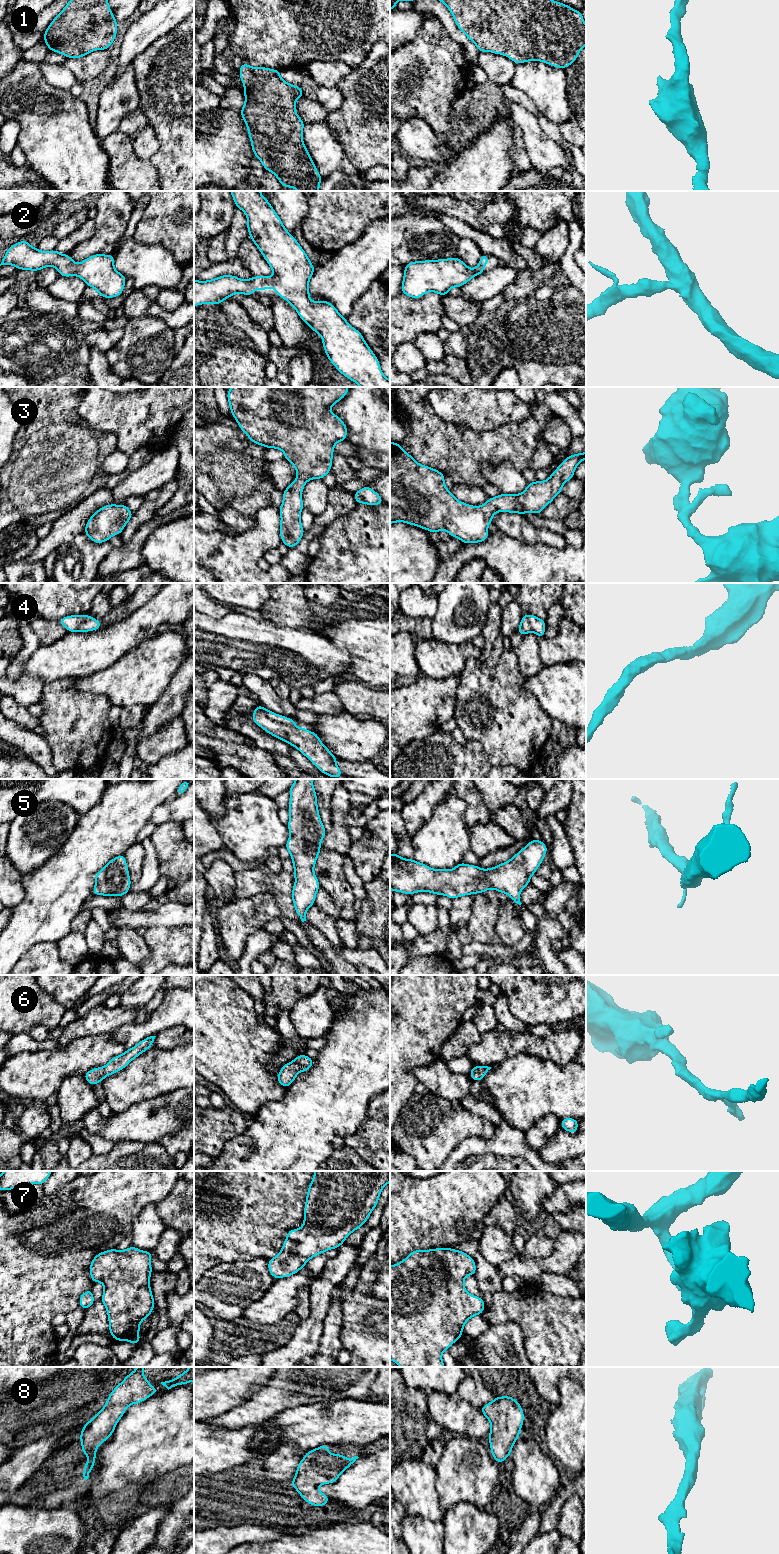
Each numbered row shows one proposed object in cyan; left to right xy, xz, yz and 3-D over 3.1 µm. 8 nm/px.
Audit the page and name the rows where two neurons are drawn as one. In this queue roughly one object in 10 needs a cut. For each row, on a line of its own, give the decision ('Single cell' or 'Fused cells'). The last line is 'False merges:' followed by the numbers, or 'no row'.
1: Single cell
2: Single cell
3: Single cell
4: Single cell
5: Single cell
6: Single cell
7: Single cell
8: Single cell
False merges: no row

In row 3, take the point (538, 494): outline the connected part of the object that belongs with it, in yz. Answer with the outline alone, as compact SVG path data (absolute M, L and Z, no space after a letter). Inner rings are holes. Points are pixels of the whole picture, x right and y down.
M390 441L390 524L404 522L431 533L446 530L452 538L459 538L463 544L484 542L489 536L488 525L492 523L495 513L541 514L562 492L562 486L574 478L574 471L582 460L586 460L586 451L565 458L547 480L528 483L520 494L501 493L488 498L482 506L472 506L457 500L446 488L442 472L421 465L401 444Z

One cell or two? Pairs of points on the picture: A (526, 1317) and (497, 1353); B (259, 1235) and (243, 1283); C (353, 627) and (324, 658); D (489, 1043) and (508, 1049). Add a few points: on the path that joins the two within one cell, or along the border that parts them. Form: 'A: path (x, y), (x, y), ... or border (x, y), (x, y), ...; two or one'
A: border (496, 1324), (514, 1321), (522, 1333), (524, 1349); two
B: border (254, 1259), (237, 1260), (227, 1263); two
C: border (316, 632), (344, 648), (349, 653), (350, 664); two
D: path (494, 1045), (501, 1045), (503, 1047); one

